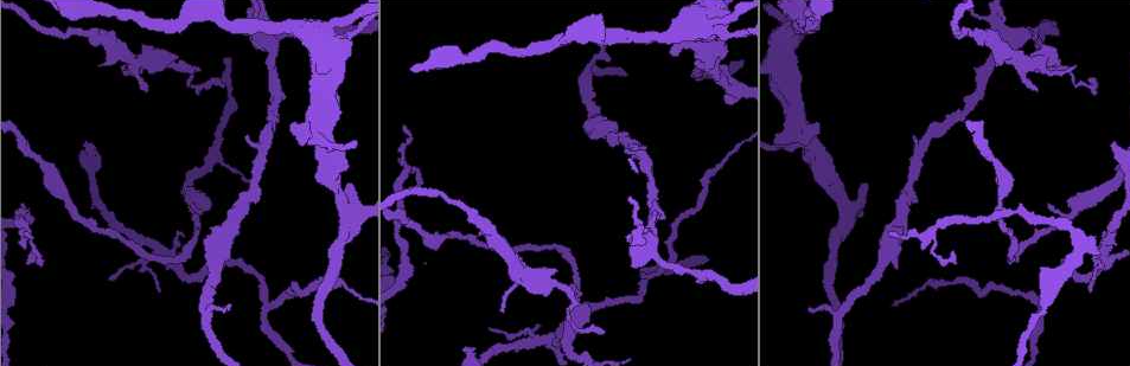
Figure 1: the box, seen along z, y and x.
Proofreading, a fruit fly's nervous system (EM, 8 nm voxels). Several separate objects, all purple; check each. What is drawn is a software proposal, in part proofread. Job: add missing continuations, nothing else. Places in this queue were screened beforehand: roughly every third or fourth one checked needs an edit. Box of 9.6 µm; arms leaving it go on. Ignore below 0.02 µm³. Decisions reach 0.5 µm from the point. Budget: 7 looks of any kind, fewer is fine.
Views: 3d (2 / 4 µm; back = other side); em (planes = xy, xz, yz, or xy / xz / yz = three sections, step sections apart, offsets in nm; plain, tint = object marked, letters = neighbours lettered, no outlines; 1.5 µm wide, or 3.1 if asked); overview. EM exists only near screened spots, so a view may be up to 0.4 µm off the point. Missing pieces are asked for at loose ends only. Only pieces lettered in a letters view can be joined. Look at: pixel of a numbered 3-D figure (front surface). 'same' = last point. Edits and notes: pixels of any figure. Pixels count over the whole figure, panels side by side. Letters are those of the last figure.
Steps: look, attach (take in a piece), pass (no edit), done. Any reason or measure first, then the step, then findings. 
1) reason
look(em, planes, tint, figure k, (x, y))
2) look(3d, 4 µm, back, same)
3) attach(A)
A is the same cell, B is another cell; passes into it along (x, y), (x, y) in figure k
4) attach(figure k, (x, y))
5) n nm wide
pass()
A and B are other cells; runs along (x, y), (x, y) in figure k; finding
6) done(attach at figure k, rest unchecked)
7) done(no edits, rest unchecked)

free end
look(em, planes, letters, figure 1, (83, 145))

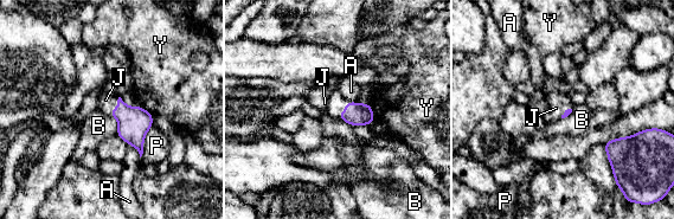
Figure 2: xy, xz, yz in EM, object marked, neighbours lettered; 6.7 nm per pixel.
P touches over 240 nm
attach(J)
J is the same cell, A, B, P and Y are other cells; passes into it along (134, 122), (117, 107), (107, 102) in figure 2; it goes on there

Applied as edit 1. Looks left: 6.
see it whole again
look(overview)

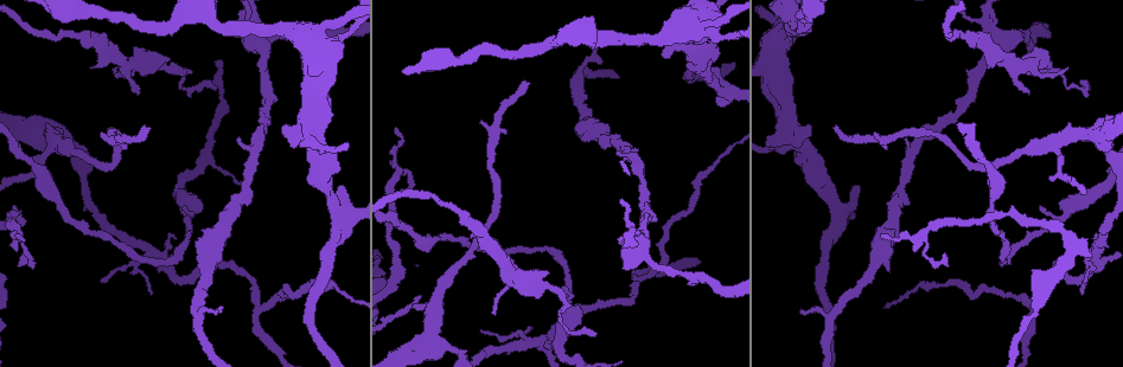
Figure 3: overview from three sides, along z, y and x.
branch stops here
look(3d, 4 µm, figure 3, (214, 88))

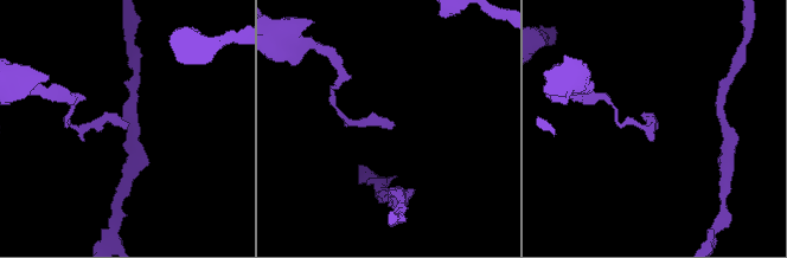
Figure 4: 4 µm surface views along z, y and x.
shape alone is not enough
look(em, planes, tint, figure 4, (392, 127))

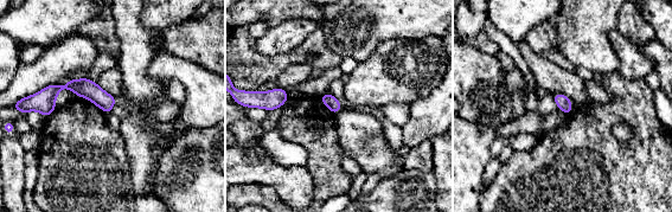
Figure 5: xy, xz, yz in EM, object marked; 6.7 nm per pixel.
look(em, planes, letters, same)

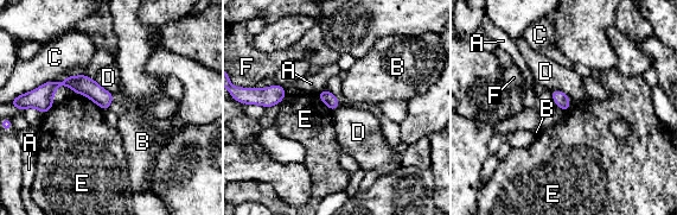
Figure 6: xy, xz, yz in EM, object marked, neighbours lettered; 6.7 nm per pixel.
90 nm wide
pass()
A, B, C, D, E and F are other cells; border along (550, 89), (560, 89), (570, 105) in figure 6; no lettered piece goes on from it

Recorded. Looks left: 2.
done(attach at figure 2, rest unchecked)

